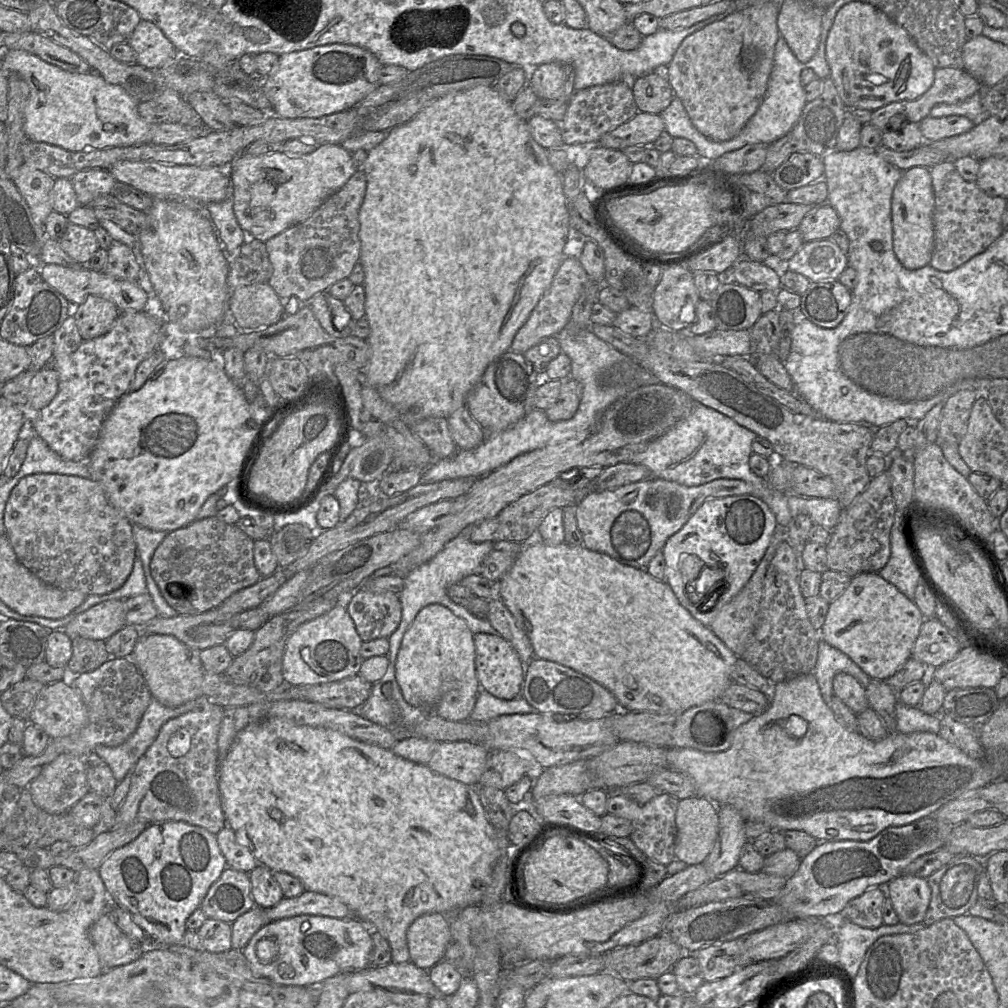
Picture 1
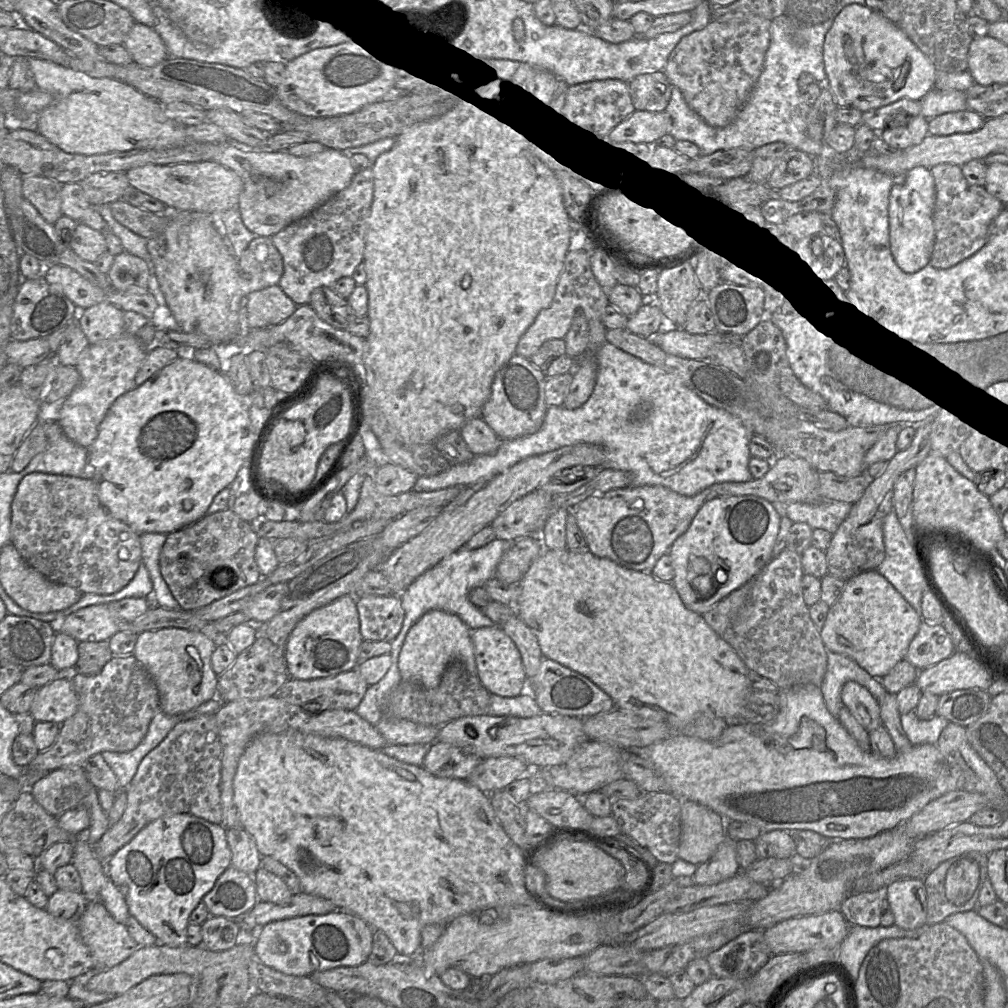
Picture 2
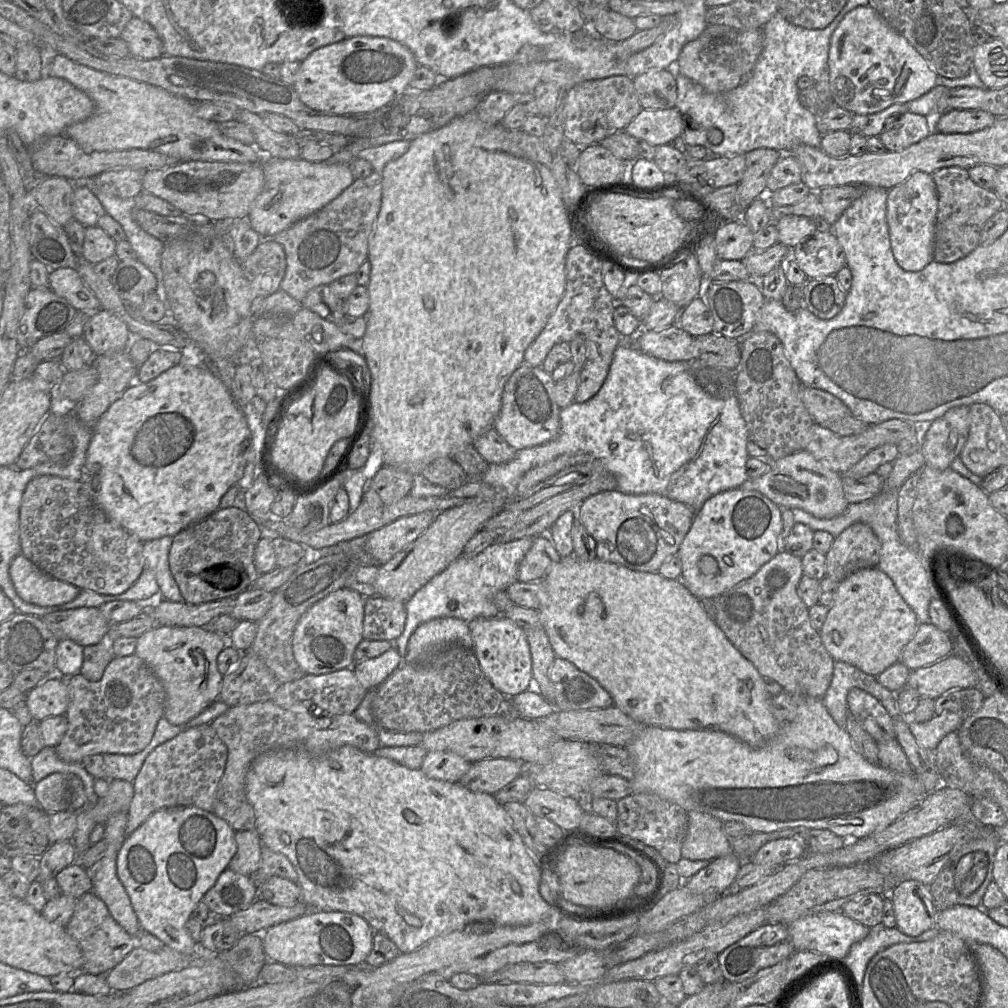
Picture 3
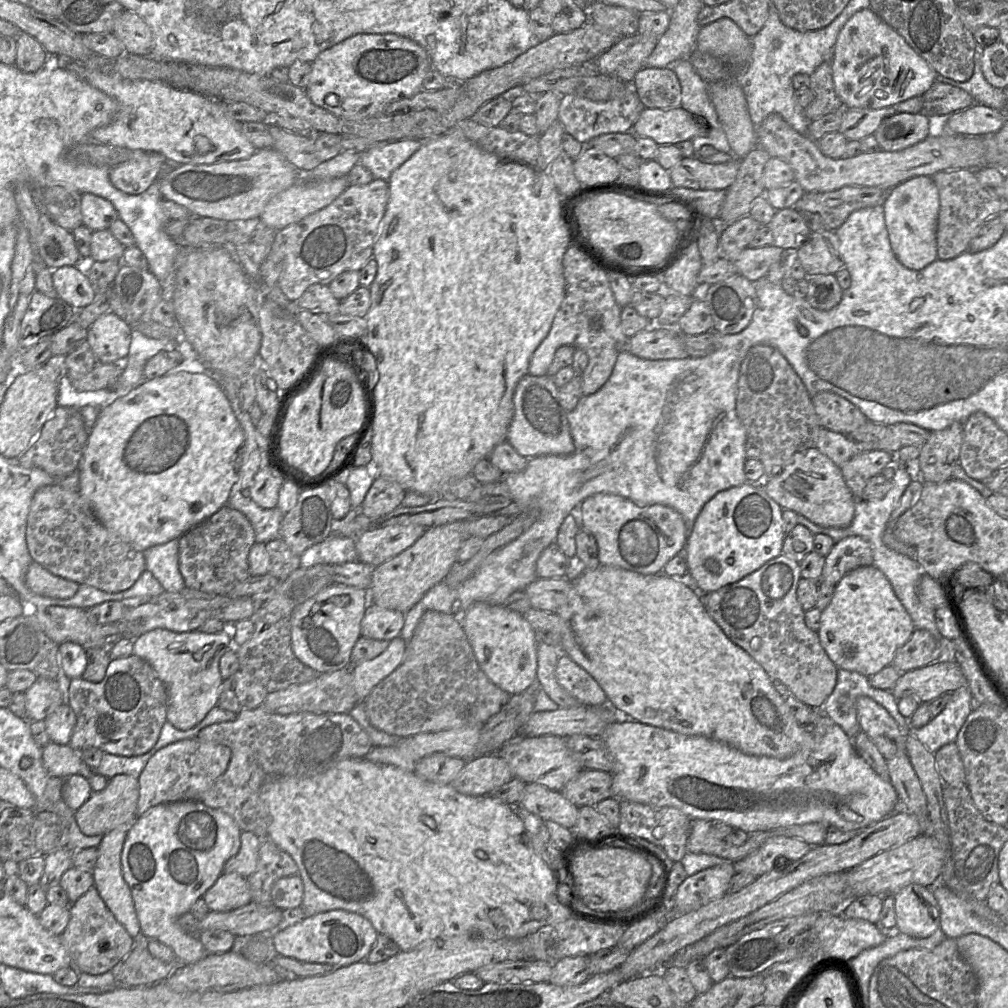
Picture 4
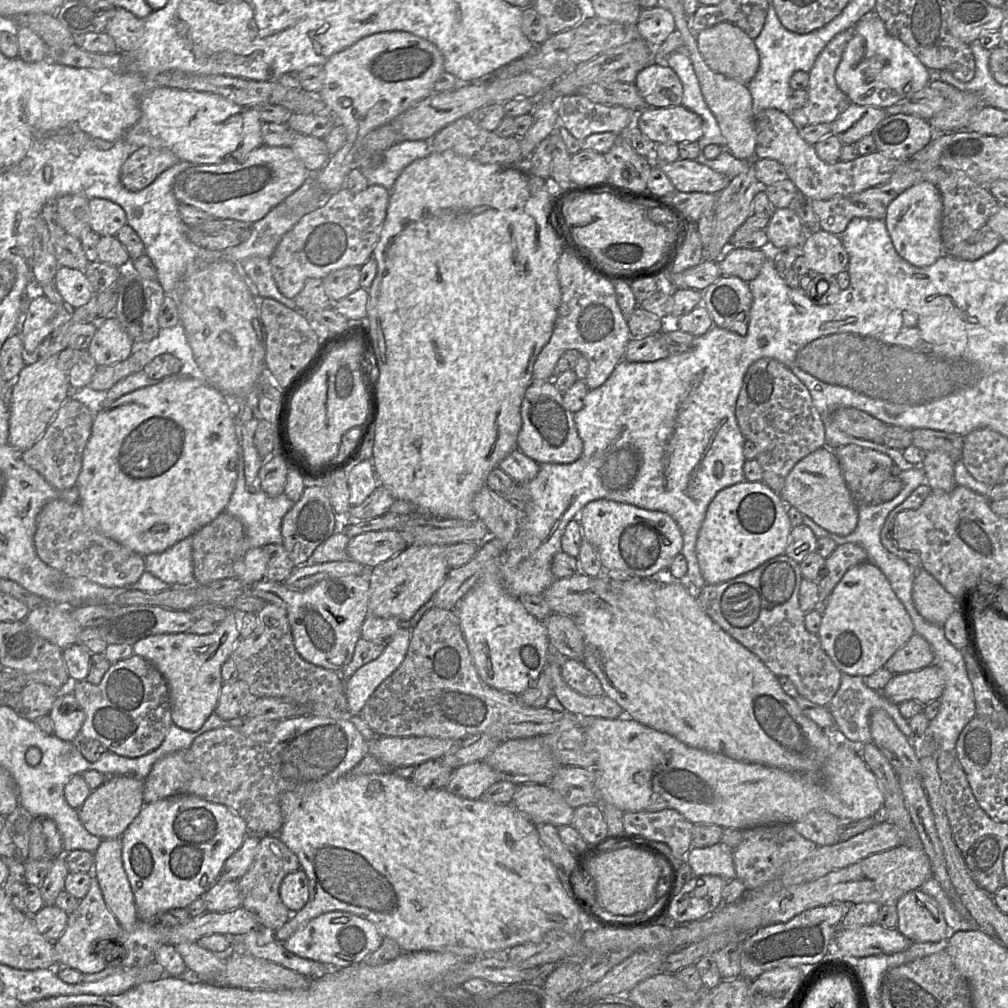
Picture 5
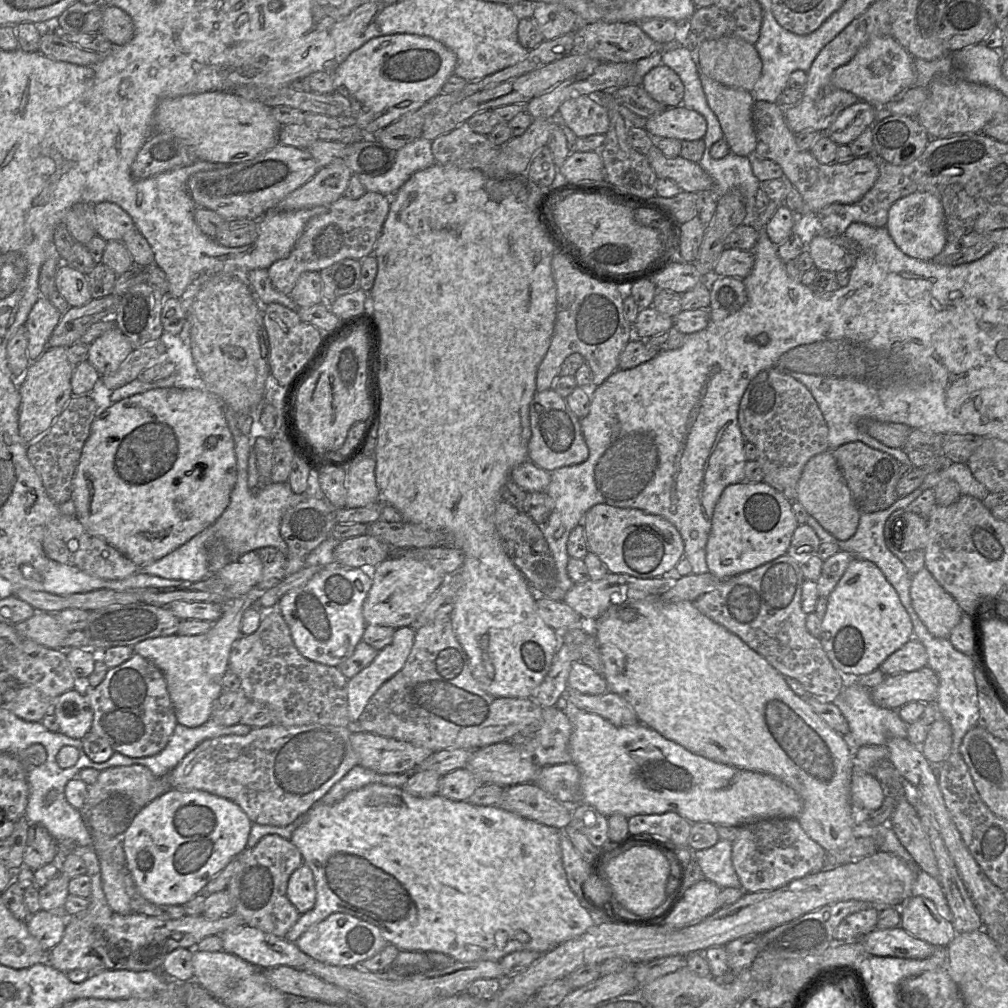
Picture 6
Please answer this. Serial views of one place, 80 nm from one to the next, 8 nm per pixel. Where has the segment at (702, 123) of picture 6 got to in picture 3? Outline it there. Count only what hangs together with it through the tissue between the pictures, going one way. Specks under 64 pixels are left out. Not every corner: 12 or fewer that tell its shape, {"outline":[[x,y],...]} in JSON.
{"outline":[[675,107],[642,108],[624,131],[660,146],[681,136]]}

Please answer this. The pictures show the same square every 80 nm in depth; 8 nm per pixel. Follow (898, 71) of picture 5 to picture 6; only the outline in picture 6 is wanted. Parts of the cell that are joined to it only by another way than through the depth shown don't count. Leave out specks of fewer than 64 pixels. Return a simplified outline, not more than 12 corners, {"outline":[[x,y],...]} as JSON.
{"outline":[[874,37],[832,73],[841,89],[884,106],[915,84],[914,57]]}

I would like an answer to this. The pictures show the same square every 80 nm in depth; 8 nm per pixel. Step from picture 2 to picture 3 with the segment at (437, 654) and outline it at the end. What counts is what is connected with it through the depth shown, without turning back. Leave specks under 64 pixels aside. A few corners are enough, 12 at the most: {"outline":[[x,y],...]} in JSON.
{"outline":[[429,620],[411,634],[408,664],[451,645],[473,650],[468,623]]}

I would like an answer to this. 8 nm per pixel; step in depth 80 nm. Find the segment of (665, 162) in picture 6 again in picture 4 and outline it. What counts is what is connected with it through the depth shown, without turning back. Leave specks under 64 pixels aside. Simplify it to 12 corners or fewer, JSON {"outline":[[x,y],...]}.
{"outline":[[683,158],[669,172],[673,187],[726,190],[740,160],[707,164]]}

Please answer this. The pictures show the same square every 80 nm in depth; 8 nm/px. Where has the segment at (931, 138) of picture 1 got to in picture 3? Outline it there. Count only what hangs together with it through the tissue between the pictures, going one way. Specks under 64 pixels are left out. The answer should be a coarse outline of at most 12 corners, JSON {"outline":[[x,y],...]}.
{"outline":[[948,110],[935,130],[972,133],[996,119],[982,110]]}

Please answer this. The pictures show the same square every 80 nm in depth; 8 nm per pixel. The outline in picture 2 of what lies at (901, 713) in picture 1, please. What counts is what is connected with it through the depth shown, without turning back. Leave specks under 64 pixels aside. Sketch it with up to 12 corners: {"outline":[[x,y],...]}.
{"outline":[[901,715],[913,745],[937,744],[949,721],[939,715],[920,719]]}

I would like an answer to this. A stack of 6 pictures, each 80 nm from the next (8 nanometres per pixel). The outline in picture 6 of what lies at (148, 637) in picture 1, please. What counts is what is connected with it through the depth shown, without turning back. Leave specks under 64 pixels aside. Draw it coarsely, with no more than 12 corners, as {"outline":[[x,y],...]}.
{"outline":[[267,590],[227,602],[204,634],[149,638],[178,724],[196,728],[222,692],[243,613]]}

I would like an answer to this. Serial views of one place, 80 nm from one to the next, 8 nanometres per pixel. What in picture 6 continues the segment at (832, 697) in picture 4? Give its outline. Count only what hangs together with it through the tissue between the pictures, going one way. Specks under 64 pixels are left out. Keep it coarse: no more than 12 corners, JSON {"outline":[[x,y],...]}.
{"outline":[[843,676],[832,701],[849,725],[853,745],[907,738],[897,710],[877,706],[870,693]]}

